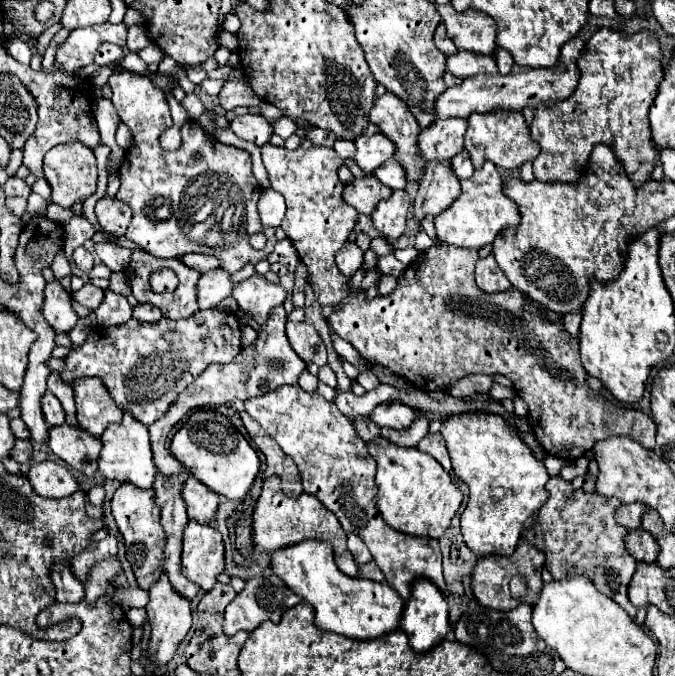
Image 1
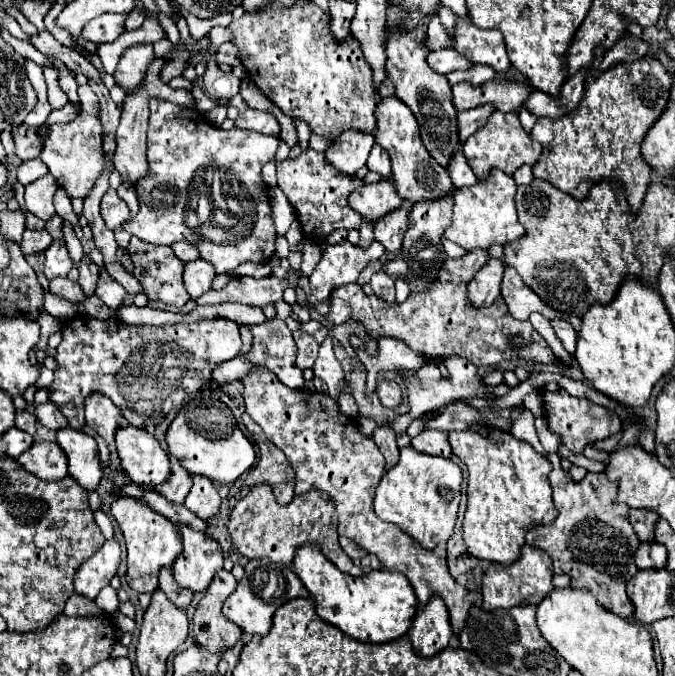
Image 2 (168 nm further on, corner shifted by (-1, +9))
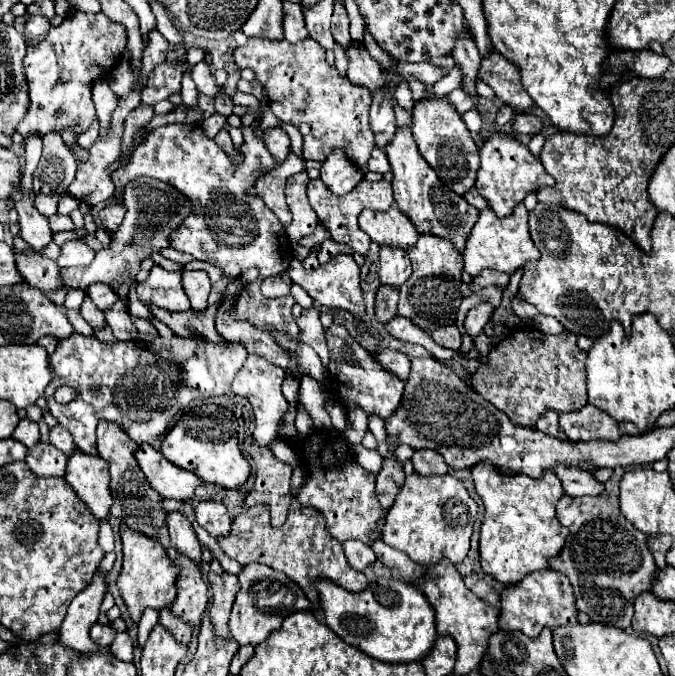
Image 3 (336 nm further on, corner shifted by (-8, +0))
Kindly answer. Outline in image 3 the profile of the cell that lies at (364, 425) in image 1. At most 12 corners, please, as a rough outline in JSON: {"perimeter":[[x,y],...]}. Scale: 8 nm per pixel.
{"perimeter":[[384,458],[376,476],[376,498],[388,512],[404,486],[402,464]]}

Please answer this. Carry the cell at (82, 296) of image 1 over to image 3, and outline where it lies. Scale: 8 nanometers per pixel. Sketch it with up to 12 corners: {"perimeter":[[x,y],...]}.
{"perimeter":[[14,250],[22,278],[38,290],[60,288],[58,264]]}

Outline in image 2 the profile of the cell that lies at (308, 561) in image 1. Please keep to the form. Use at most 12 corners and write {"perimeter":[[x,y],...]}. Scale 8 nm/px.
{"perimeter":[[309,543],[293,571],[317,615],[353,639],[405,635],[417,597],[401,573],[337,571]]}

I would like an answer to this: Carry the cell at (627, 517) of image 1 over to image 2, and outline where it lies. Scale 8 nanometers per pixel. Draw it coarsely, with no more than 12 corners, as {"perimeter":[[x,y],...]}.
{"perimeter":[[631,509],[629,523],[641,541],[653,541],[657,511]]}

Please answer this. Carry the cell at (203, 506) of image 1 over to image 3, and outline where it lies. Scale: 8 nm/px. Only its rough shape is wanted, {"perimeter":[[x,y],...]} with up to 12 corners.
{"perimeter":[[200,502],[198,524],[212,536],[228,536],[232,518],[222,502]]}

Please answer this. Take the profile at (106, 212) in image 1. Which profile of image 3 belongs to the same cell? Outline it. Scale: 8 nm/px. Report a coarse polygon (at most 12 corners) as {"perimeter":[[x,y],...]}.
{"perimeter":[[108,204],[98,218],[108,232],[116,232],[126,214],[124,204]]}

